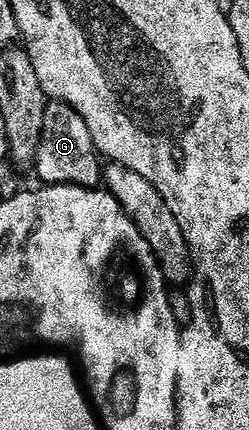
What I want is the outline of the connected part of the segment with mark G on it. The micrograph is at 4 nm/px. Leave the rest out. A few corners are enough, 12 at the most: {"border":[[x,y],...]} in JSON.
{"border":[[63,101],[45,111],[33,170],[44,186],[100,188],[89,123]]}

